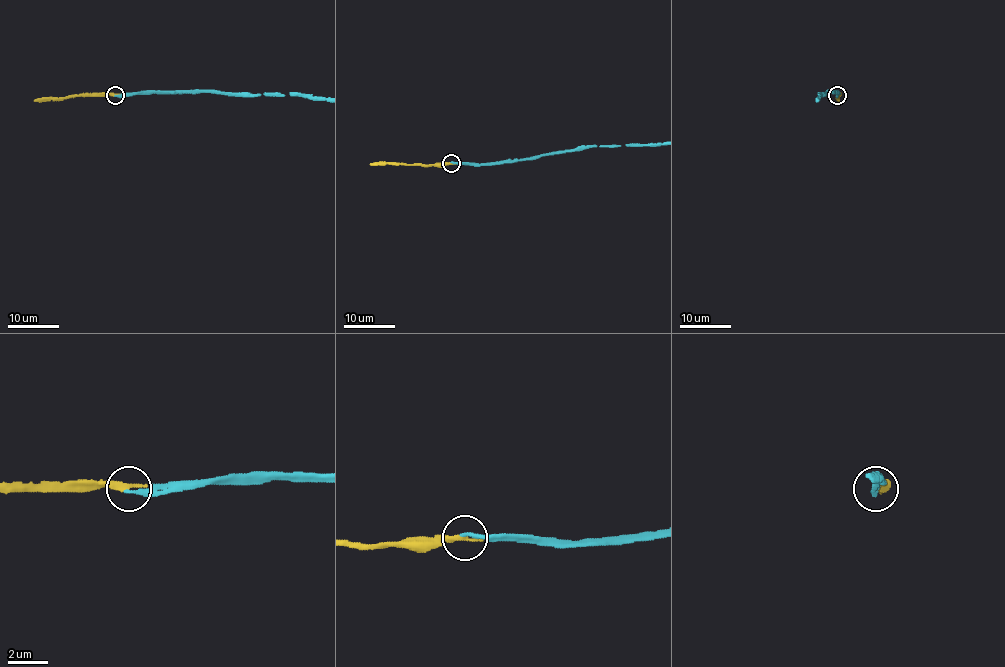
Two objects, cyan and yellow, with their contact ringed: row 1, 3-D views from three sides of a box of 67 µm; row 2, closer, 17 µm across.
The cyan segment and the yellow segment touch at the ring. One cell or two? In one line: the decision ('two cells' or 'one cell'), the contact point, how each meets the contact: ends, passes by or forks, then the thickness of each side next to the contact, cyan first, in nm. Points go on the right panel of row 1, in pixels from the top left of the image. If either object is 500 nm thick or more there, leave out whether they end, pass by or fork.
one cell; place (837, 95); cyan ends; yellow ends; calibres 200 and 320 nm

